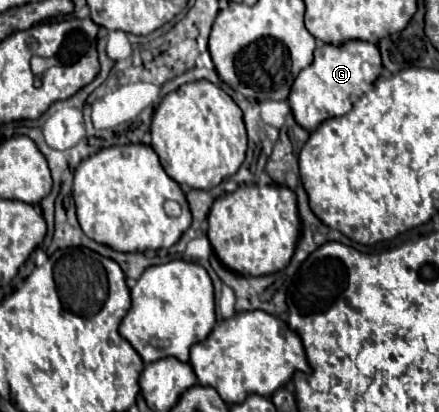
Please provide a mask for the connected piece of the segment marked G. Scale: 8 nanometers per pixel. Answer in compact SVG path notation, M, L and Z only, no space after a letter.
M349 40L337 48L325 42L317 42L315 58L311 66L307 66L305 70L297 74L291 86L291 94L287 98L293 110L295 122L305 130L313 130L327 118L347 114L353 106L353 100L371 90L381 70L383 70L383 64L381 64L381 56L375 44Z

